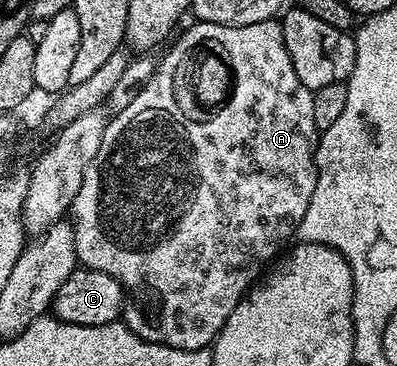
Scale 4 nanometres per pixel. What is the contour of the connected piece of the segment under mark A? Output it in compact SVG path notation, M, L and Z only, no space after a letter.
M279 19L263 20L246 26L192 22L178 36L171 41L172 49L164 57L159 57L156 71L138 90L138 98L134 98L126 110L115 113L105 123L102 146L98 146L94 162L86 166L82 186L70 209L70 220L77 261L83 267L110 274L110 278L117 280L124 288L126 299L122 322L125 326L146 342L170 346L174 350L198 350L211 345L222 330L226 318L234 314L234 306L238 306L261 273L281 255L282 249L289 243L287 240L297 235L316 185L318 129L314 122L312 92L302 86L302 78L298 78L294 71L294 62L290 62L290 50L286 50L286 38L282 38Z

